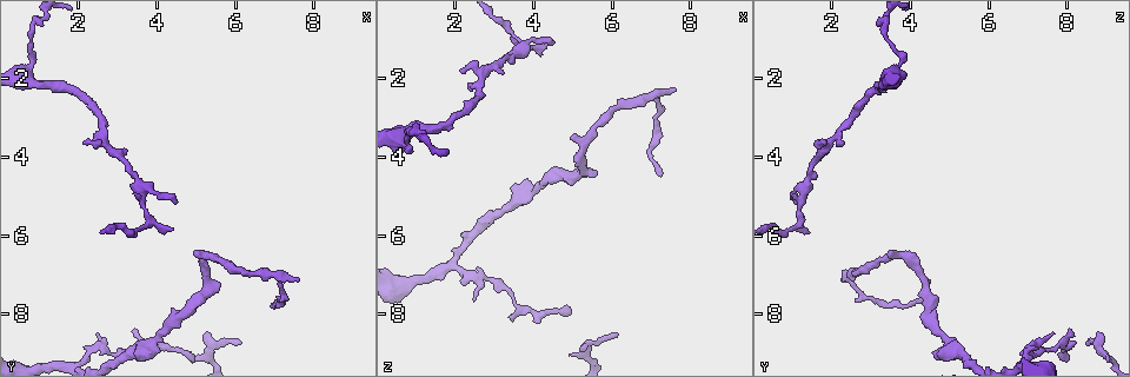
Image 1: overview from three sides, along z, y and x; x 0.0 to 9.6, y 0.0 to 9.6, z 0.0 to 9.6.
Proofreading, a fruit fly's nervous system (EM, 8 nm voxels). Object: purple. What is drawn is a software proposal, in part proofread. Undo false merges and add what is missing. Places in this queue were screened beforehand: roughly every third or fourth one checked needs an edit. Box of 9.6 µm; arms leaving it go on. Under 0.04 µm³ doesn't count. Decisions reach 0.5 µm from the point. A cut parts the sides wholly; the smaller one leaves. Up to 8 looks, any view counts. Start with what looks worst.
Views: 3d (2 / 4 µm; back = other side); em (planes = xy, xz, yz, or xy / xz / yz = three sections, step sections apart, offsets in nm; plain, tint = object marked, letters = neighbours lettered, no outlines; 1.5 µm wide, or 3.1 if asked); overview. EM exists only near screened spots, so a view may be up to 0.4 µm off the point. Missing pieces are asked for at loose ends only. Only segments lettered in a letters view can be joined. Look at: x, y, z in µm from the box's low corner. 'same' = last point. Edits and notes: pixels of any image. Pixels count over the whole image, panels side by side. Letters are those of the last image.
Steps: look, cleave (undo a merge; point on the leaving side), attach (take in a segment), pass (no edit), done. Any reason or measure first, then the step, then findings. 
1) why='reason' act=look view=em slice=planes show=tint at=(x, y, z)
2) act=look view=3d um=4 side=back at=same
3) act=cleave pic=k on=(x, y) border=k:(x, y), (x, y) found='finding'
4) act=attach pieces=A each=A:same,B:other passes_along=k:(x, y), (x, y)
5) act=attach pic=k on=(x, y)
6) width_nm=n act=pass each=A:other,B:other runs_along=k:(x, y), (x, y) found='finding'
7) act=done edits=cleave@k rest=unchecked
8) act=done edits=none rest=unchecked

why='tapers out' act=look view=3d um=2 side=back at=(4.45, 5.15, 1.15)

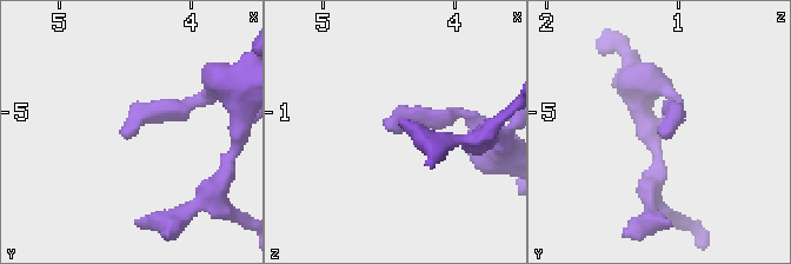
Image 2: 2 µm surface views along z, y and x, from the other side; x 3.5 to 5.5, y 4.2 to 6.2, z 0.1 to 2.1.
why='need the tissue' act=look view=em slice=yz step=8 show=tint at=(4.48, 5.20, 1.14)

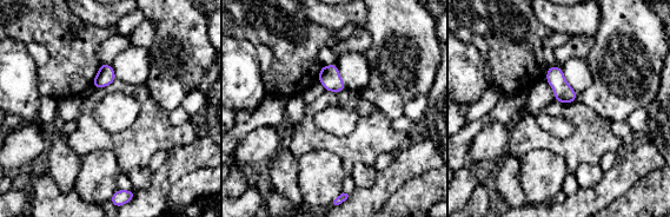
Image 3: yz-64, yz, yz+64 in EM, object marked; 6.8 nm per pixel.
why='cut it another way' act=look view=em slice=planes show=letters at=same

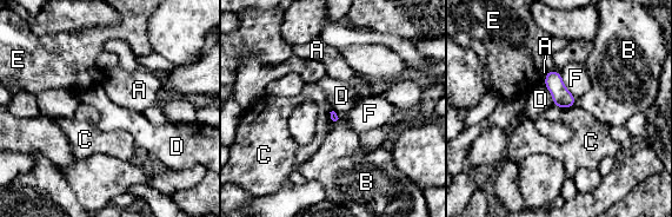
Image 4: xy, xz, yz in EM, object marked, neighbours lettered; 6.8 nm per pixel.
act=pass each=A:other,B:other,C:other,D:other,E:other,F:other border=4:(574, 105), (560, 109) found='no lettered segment goes on from it'

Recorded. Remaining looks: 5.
why='sharp bend' act=look view=3d um=2 at=(5.25, 6.45, 3.85)

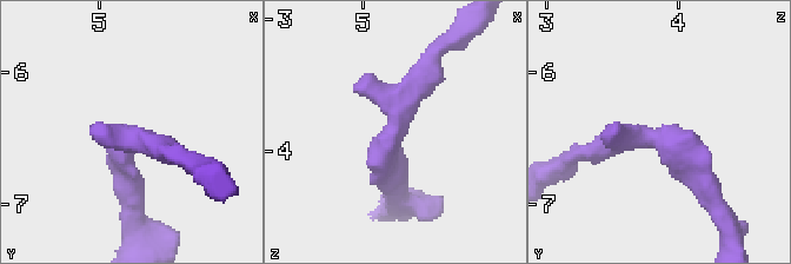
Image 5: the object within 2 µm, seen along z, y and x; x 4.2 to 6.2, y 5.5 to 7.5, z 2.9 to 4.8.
arm_widths_nm=160,200 act=look view=em slice=xy step=4 show=tint at=(5.20, 6.52, 3.88)

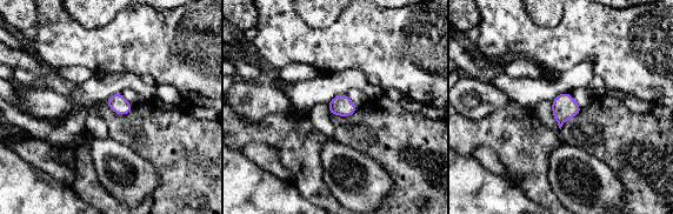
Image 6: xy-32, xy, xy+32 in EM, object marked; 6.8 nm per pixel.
why='another direction' act=look view=em slice=planes show=letters at=same

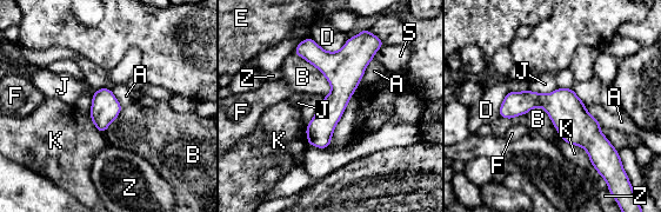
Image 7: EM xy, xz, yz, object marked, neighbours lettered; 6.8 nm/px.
width_nm=170 act=pass each=A:other,B:other,D:other,E:other,F:other,J:other,K:other,S:other,Z:other runs_along=7:(502, 108), (556, 104), (611, 152) found='all the same neuron'

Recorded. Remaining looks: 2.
act=look view=em slice=xz step=4 show=letters at=(7.60, 7.15, 2.25)

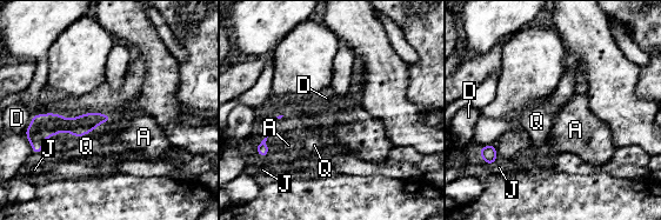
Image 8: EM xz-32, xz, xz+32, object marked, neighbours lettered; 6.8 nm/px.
why='another direction' act=look view=em slice=planes show=letters at=same

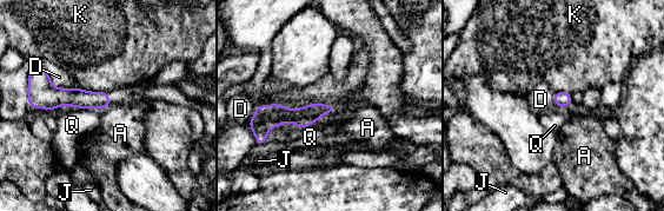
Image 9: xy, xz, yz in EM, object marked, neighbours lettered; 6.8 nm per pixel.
act=pass each=A:other,D:other,J:other,K:other,Q:other border=9:(40, 65), (58, 87), (79, 88) found='none of them fits'

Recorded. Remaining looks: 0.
act=done edits=none rest=unchecked

